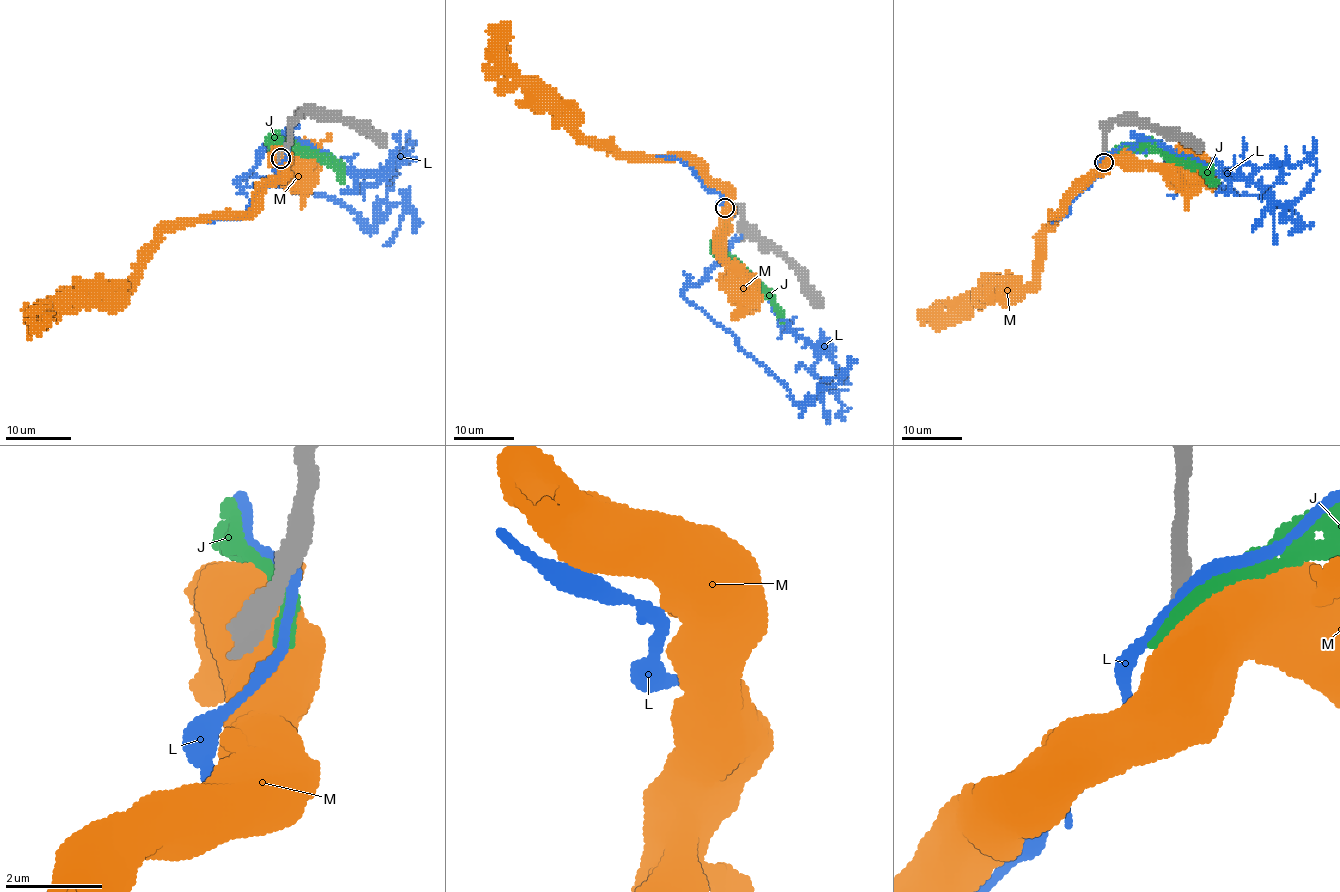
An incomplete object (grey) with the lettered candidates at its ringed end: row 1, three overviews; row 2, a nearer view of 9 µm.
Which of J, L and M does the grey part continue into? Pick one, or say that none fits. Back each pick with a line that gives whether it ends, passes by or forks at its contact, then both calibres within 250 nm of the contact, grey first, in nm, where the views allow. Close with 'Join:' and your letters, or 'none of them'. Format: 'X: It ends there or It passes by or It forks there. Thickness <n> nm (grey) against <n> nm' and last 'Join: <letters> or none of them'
Join: none of them

